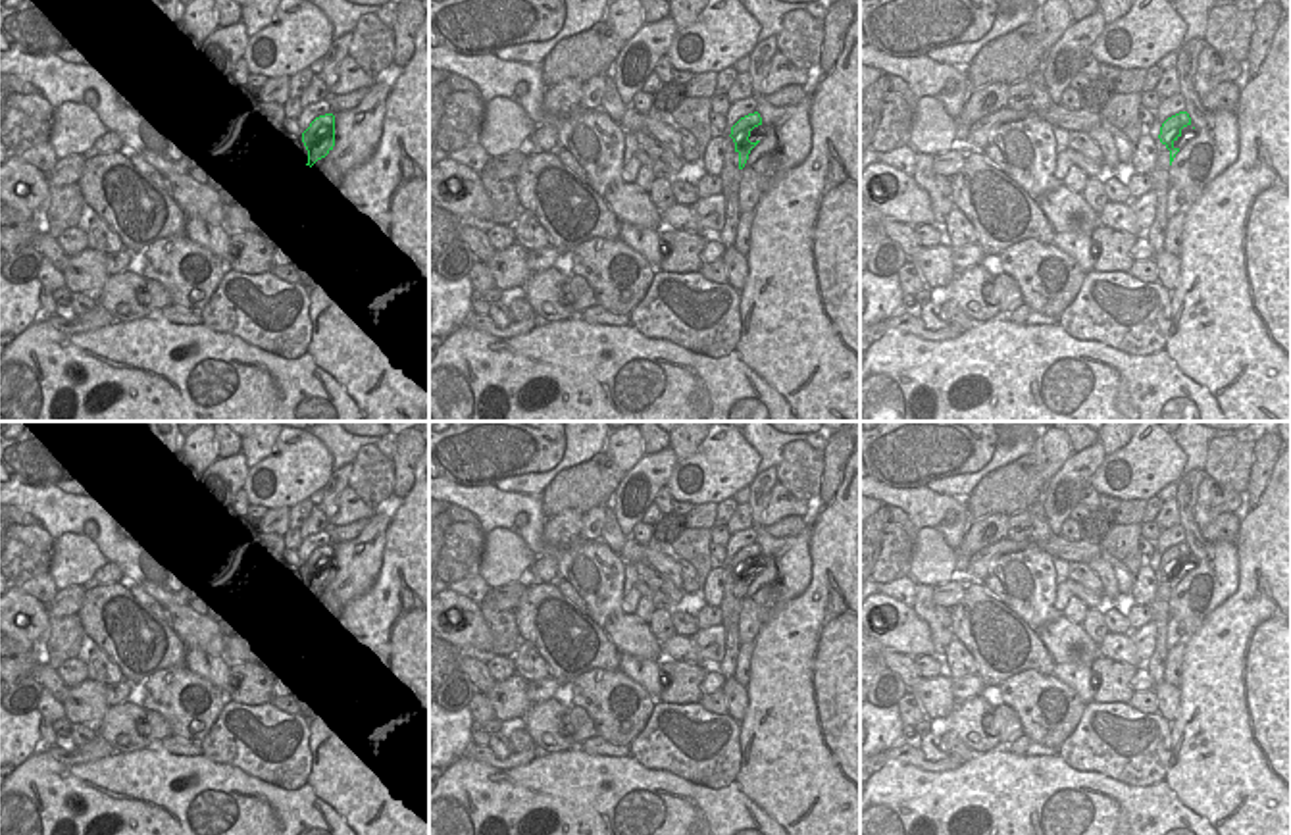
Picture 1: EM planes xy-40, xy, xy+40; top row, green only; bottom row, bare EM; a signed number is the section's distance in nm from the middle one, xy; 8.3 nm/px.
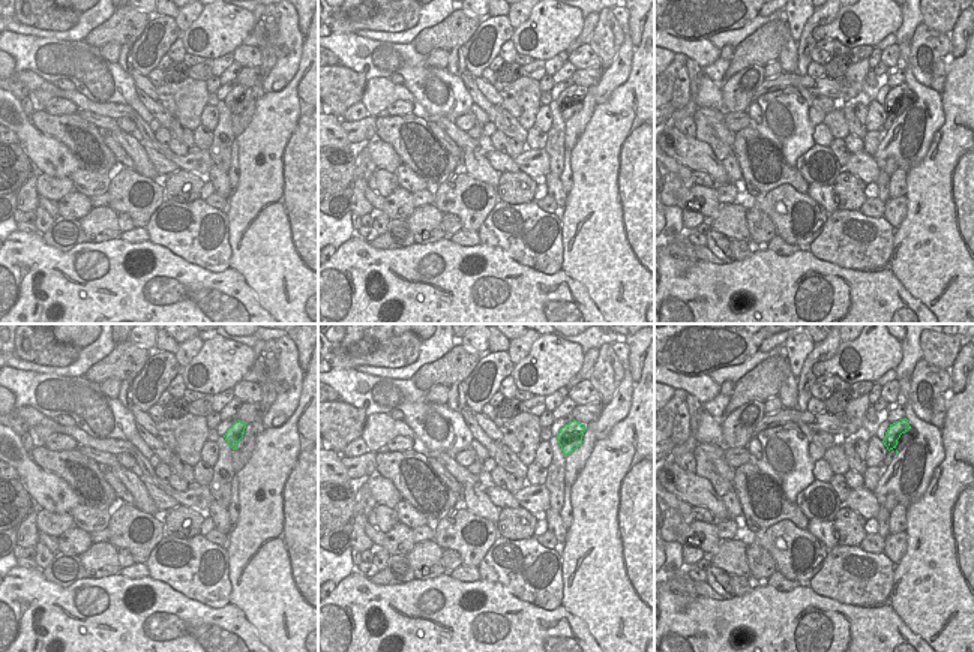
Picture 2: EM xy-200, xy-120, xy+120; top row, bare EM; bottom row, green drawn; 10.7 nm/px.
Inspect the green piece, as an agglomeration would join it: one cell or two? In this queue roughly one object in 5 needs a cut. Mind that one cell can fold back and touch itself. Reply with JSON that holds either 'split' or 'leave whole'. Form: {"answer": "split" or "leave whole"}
{"answer": "leave whole"}

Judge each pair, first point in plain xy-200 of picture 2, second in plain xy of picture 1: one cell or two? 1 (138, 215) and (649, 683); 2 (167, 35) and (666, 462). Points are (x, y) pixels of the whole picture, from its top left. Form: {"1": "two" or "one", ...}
{"1": "two", "2": "one"}

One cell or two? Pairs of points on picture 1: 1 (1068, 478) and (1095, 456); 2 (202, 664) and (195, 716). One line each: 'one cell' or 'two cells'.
1: one cell
2: two cells

